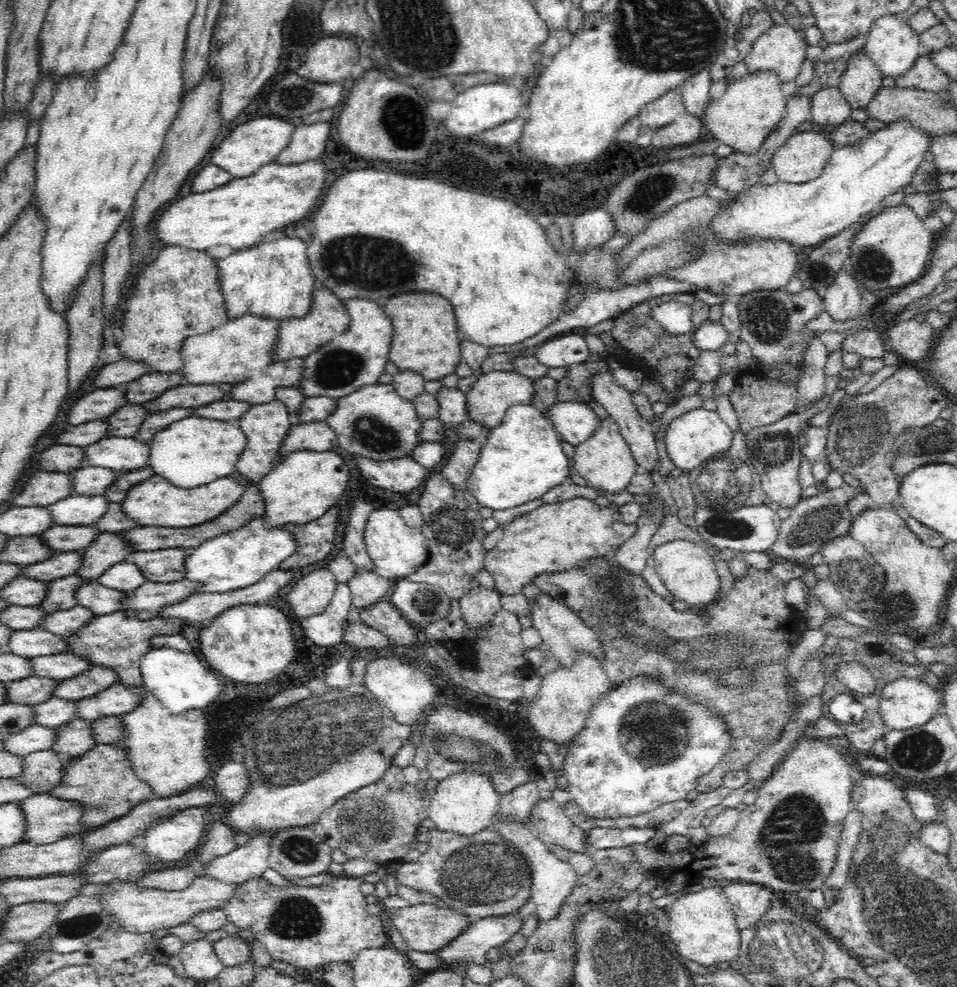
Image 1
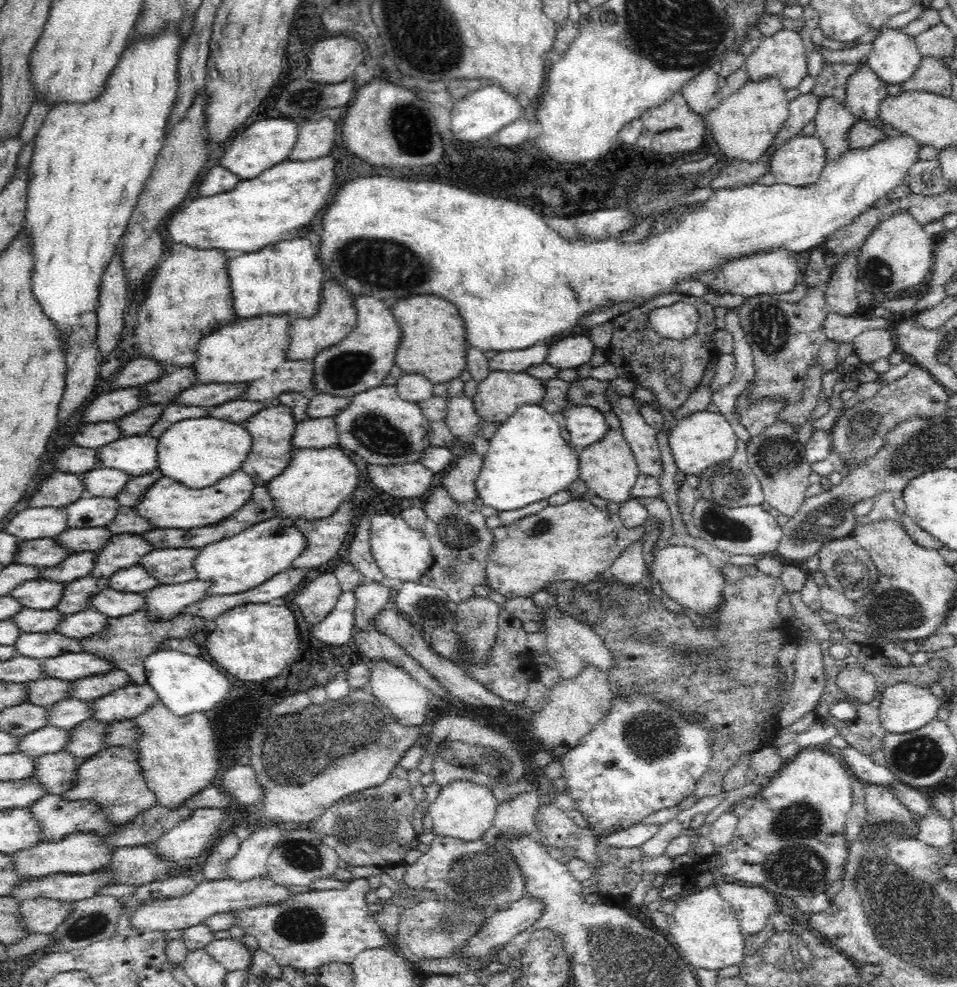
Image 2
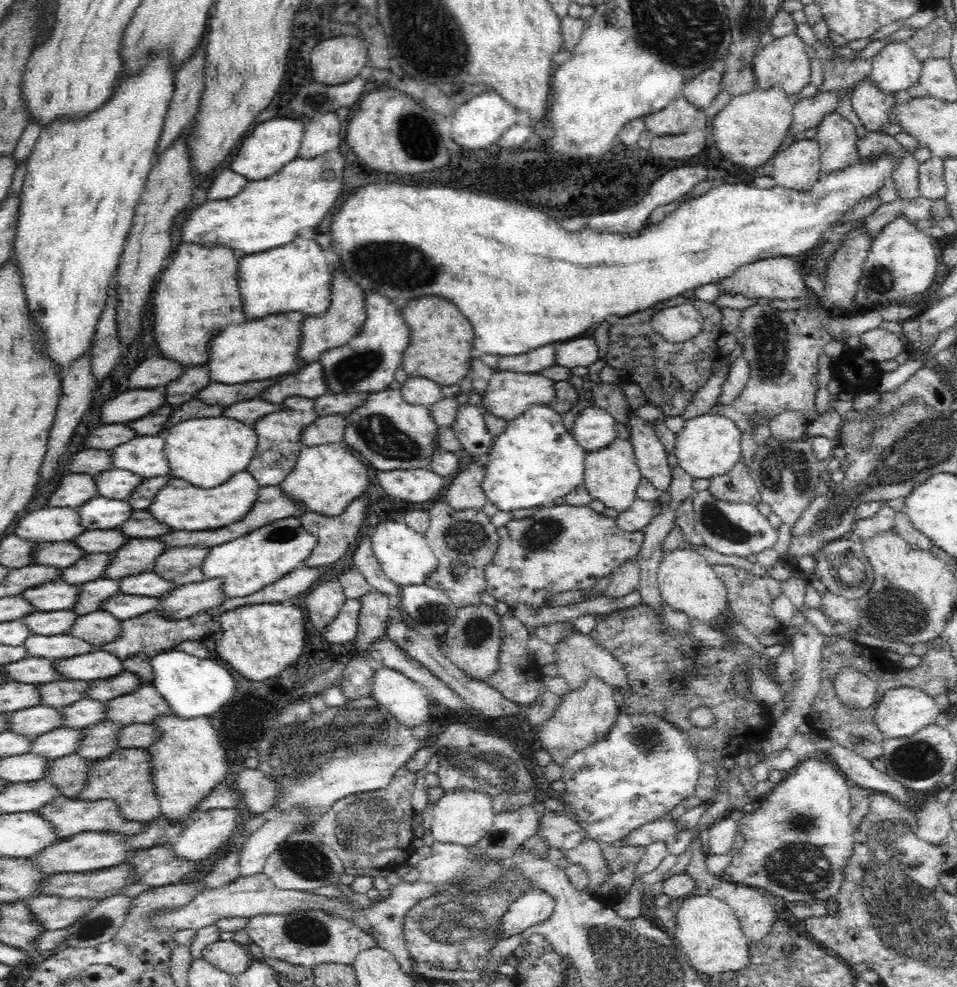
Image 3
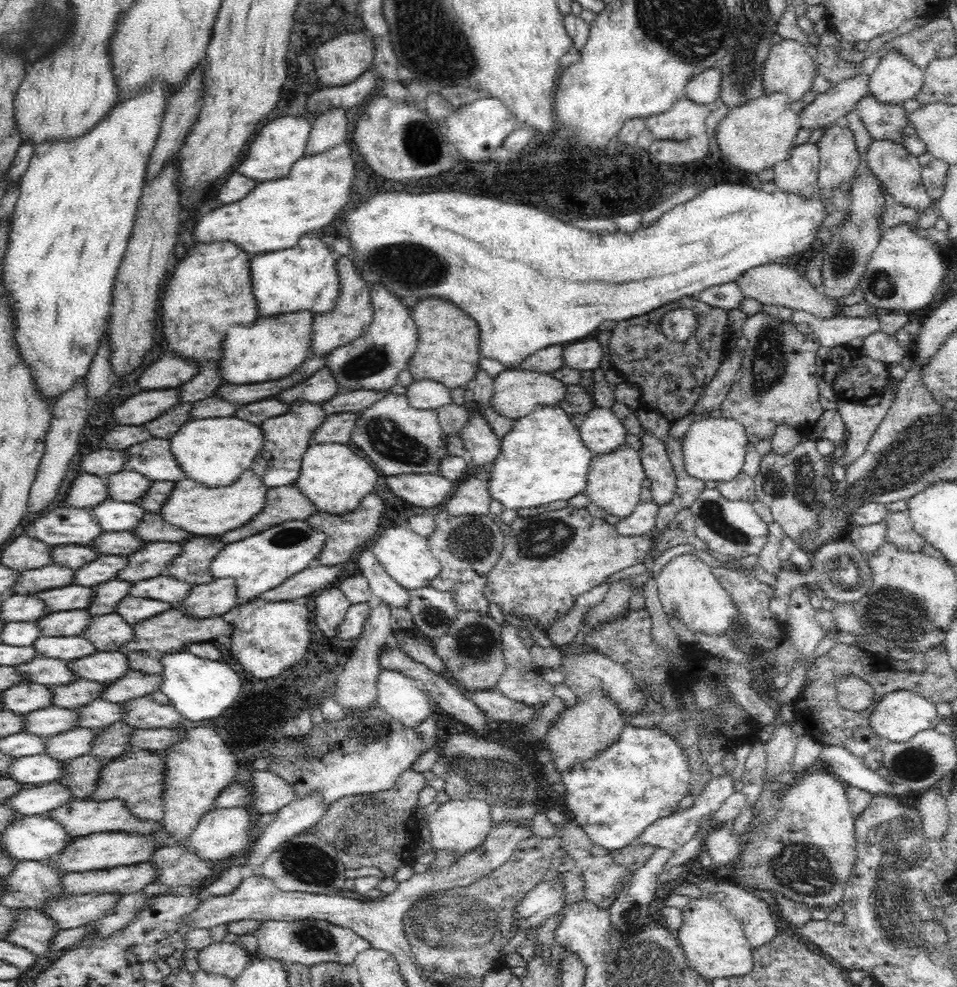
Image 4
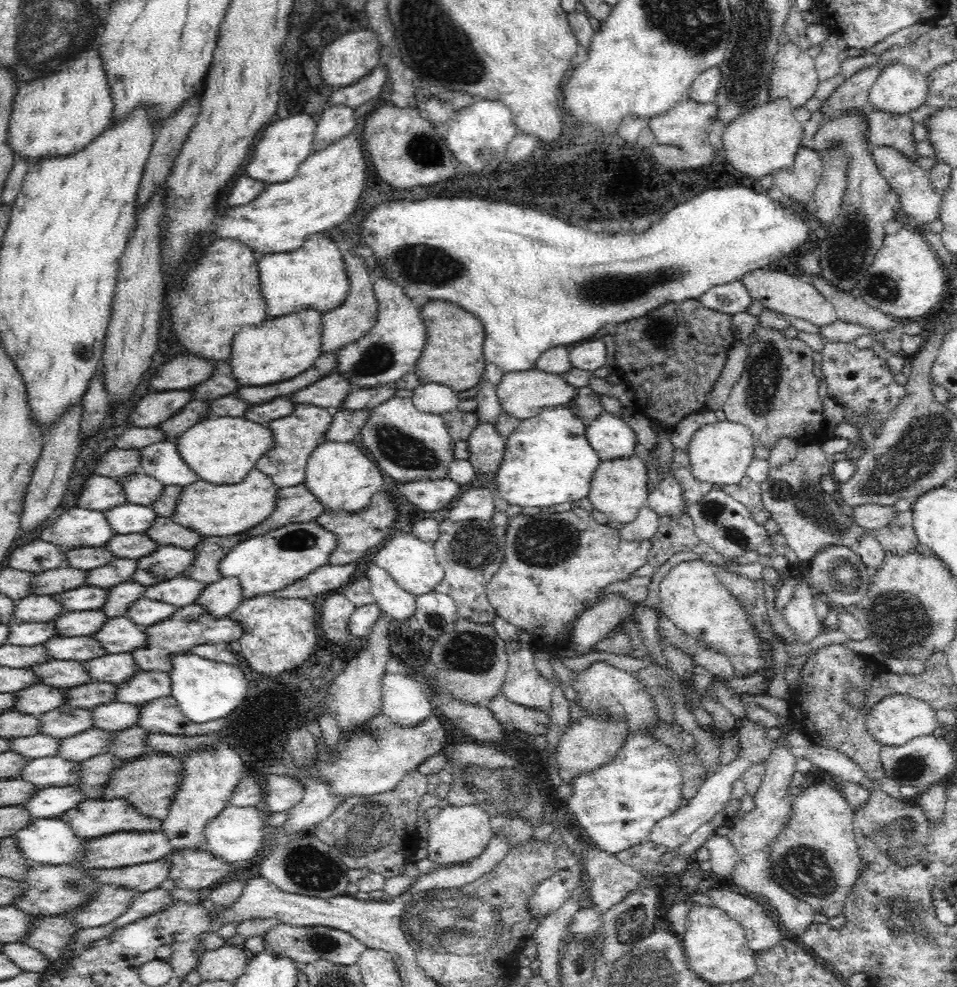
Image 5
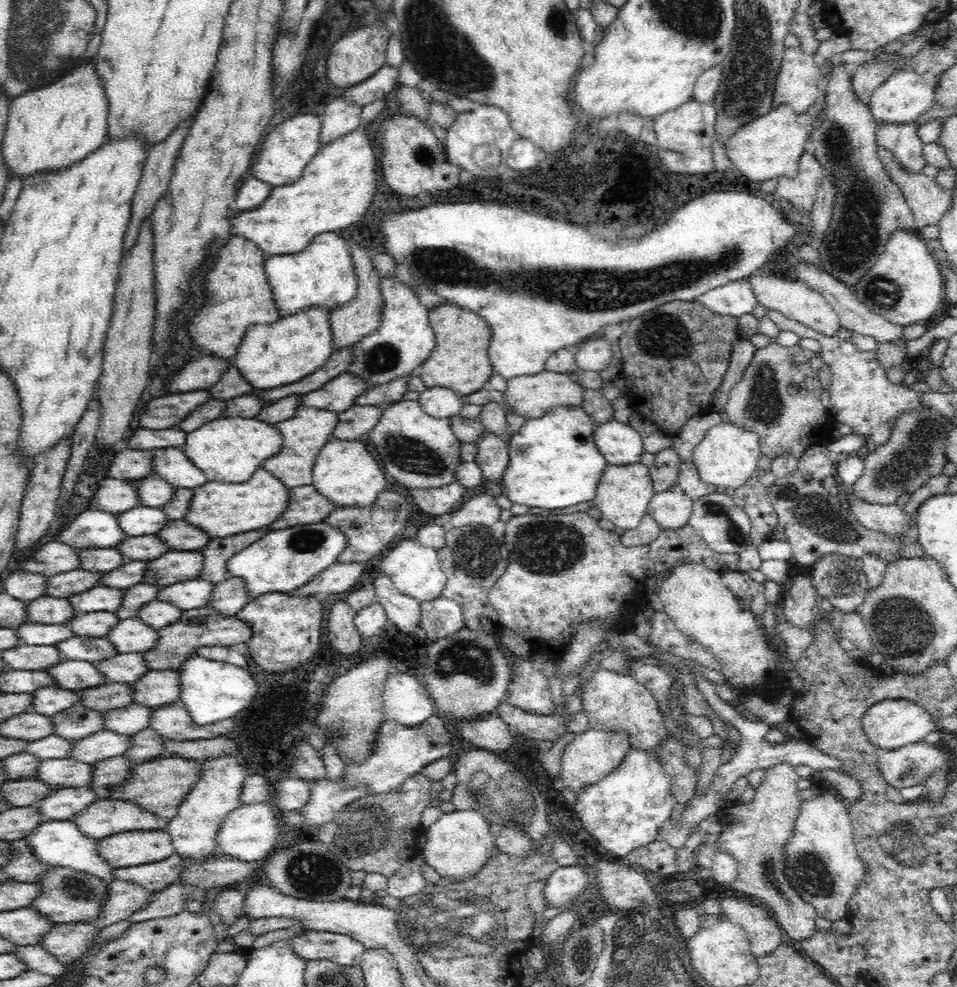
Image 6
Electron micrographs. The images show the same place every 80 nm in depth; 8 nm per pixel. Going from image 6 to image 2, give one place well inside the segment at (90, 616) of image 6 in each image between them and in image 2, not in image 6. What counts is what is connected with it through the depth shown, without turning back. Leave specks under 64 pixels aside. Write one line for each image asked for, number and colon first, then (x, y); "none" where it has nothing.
2: (31, 620)
3: (59, 621)
4: (65, 622)
5: (84, 623)

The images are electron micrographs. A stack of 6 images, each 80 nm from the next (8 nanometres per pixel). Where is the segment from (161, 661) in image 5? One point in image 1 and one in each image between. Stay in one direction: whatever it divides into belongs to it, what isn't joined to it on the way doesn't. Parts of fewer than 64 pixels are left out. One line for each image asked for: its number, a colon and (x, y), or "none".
1: (119, 640)
2: (125, 641)
3: (142, 637)
4: (173, 630)

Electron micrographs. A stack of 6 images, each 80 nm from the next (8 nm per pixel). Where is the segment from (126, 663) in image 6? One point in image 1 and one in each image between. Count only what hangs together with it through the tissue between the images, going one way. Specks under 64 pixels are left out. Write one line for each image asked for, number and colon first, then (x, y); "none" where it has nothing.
1: (63, 666)
2: (70, 666)
3: (97, 665)
4: (102, 667)
5: (114, 669)

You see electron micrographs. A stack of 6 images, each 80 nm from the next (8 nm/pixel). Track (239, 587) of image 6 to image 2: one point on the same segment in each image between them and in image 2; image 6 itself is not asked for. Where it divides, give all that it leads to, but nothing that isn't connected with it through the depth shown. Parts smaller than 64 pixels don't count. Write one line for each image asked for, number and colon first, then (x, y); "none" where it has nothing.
2: (165, 601)
3: (187, 600)
4: (217, 597)
5: (219, 599)

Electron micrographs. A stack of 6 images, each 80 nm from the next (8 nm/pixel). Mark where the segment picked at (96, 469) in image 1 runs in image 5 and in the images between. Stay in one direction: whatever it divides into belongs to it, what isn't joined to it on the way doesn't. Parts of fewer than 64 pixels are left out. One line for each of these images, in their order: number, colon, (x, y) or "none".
2: (105, 482)
3: (118, 484)
4: (126, 486)
5: (140, 488)

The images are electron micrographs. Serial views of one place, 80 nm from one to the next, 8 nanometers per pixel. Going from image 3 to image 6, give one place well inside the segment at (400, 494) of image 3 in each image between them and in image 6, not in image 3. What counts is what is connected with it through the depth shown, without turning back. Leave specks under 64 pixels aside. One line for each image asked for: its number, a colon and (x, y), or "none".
4: (427, 490)
5: (429, 494)
6: (447, 498)

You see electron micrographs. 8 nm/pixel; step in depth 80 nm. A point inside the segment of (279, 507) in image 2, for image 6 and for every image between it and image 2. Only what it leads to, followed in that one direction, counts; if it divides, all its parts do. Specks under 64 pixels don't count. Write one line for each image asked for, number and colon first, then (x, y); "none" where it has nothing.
3: (326, 479)
4: (335, 479)
5: (338, 474)
6: (344, 472)

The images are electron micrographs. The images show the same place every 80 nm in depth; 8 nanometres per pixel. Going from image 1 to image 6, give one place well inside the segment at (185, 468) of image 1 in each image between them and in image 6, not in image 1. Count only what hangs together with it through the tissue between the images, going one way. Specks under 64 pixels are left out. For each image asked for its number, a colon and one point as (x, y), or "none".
2: (198, 452)
3: (206, 452)
4: (214, 451)
5: (221, 450)
6: (230, 449)

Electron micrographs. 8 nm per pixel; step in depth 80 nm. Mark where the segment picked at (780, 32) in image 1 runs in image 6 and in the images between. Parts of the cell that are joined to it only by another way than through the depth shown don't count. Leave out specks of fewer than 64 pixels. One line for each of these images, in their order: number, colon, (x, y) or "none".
2: (782, 55)
3: (784, 61)
4: (788, 68)
5: (794, 77)
6: (798, 83)

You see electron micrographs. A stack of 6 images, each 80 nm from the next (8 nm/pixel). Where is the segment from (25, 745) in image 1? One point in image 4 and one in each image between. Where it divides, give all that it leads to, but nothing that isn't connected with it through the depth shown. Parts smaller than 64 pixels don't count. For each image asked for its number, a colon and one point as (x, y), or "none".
2: (48, 740)
3: (62, 741)
4: (77, 742)

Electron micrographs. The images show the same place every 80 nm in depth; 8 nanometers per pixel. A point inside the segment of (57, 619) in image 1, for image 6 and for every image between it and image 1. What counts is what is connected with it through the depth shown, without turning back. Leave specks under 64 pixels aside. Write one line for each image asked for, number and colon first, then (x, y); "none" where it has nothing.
2: (86, 622)
3: (99, 627)
4: (107, 632)
5: (119, 634)
6: (129, 635)

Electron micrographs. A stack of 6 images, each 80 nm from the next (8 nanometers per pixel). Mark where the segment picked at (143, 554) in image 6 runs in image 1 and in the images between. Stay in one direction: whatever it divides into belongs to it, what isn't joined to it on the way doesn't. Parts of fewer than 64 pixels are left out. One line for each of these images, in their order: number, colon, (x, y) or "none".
1: (62, 538)
2: (74, 539)
3: (90, 541)
4: (124, 543)
5: (134, 546)

